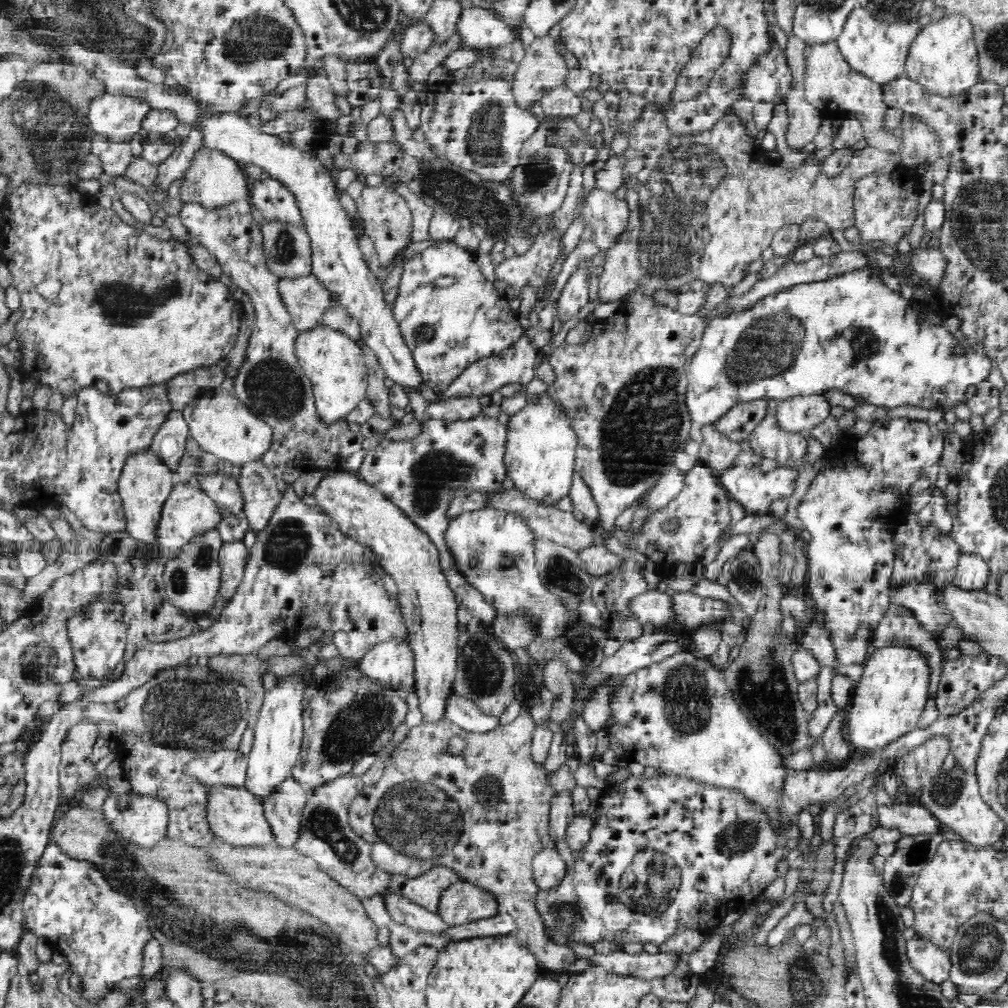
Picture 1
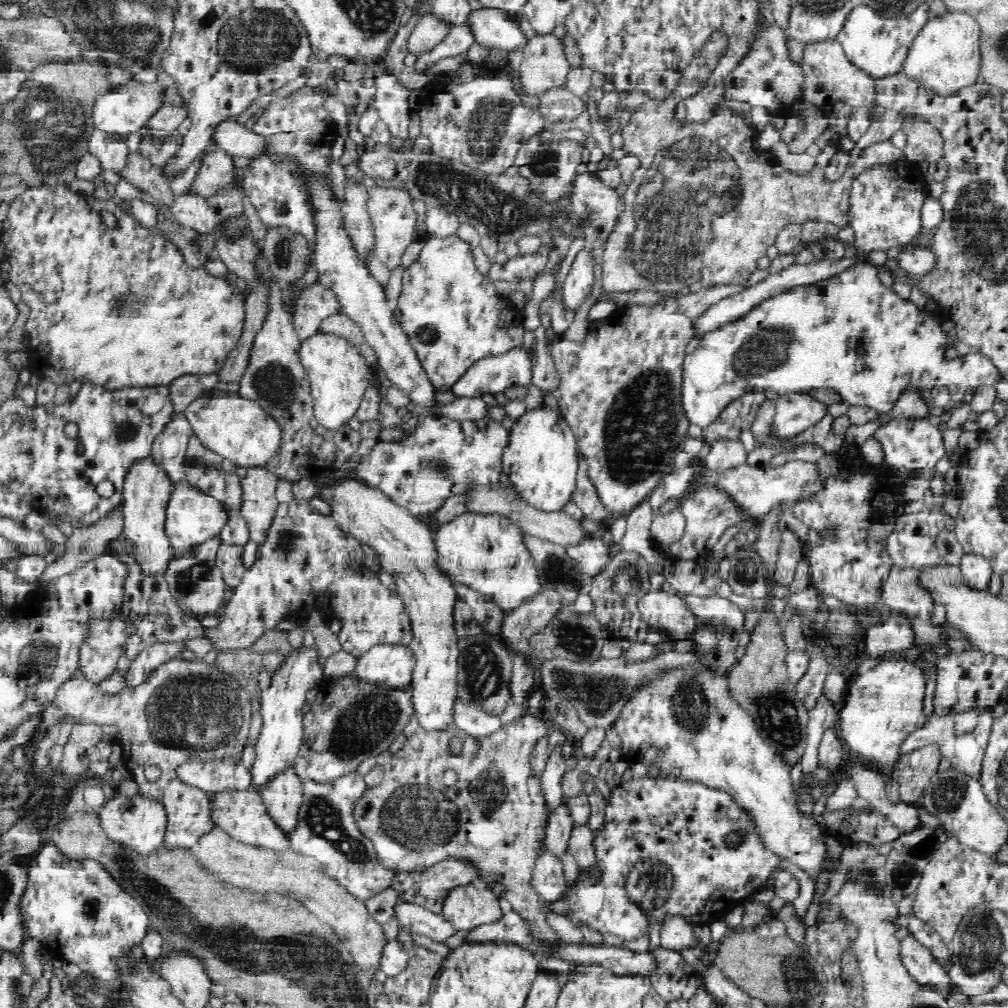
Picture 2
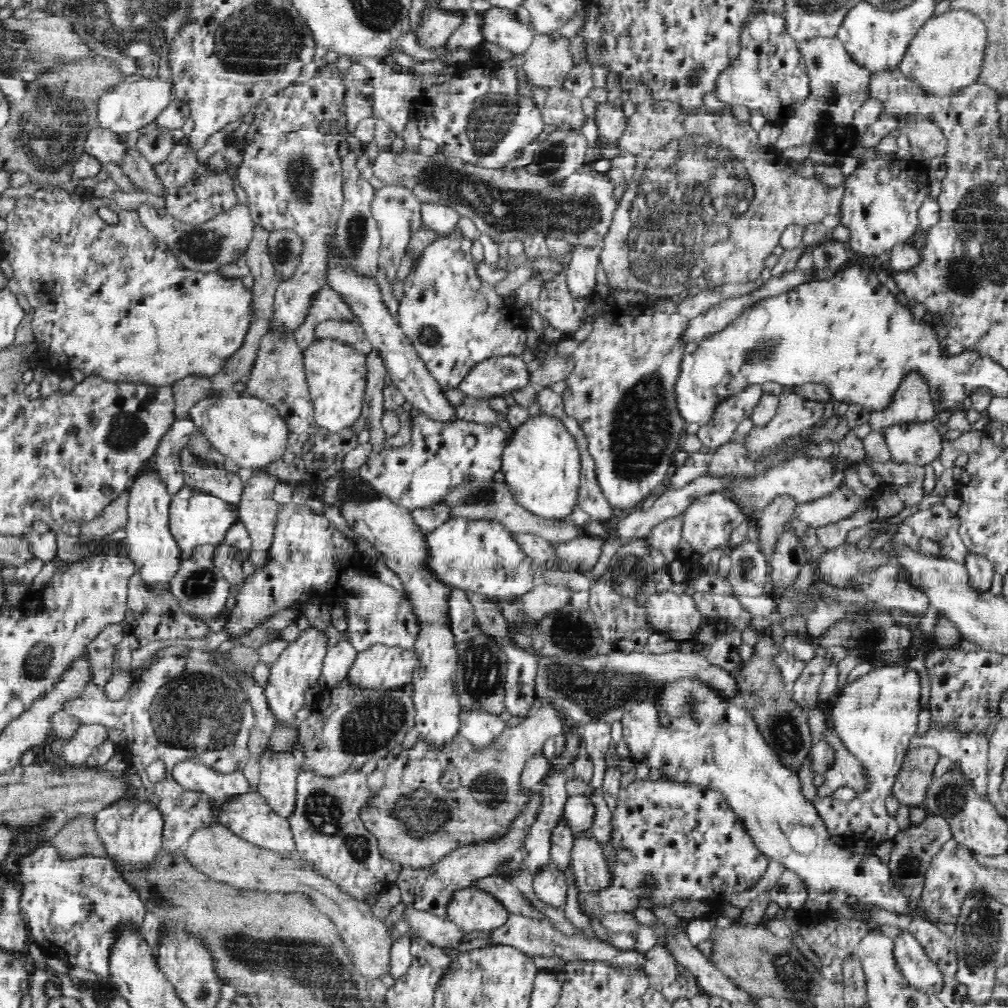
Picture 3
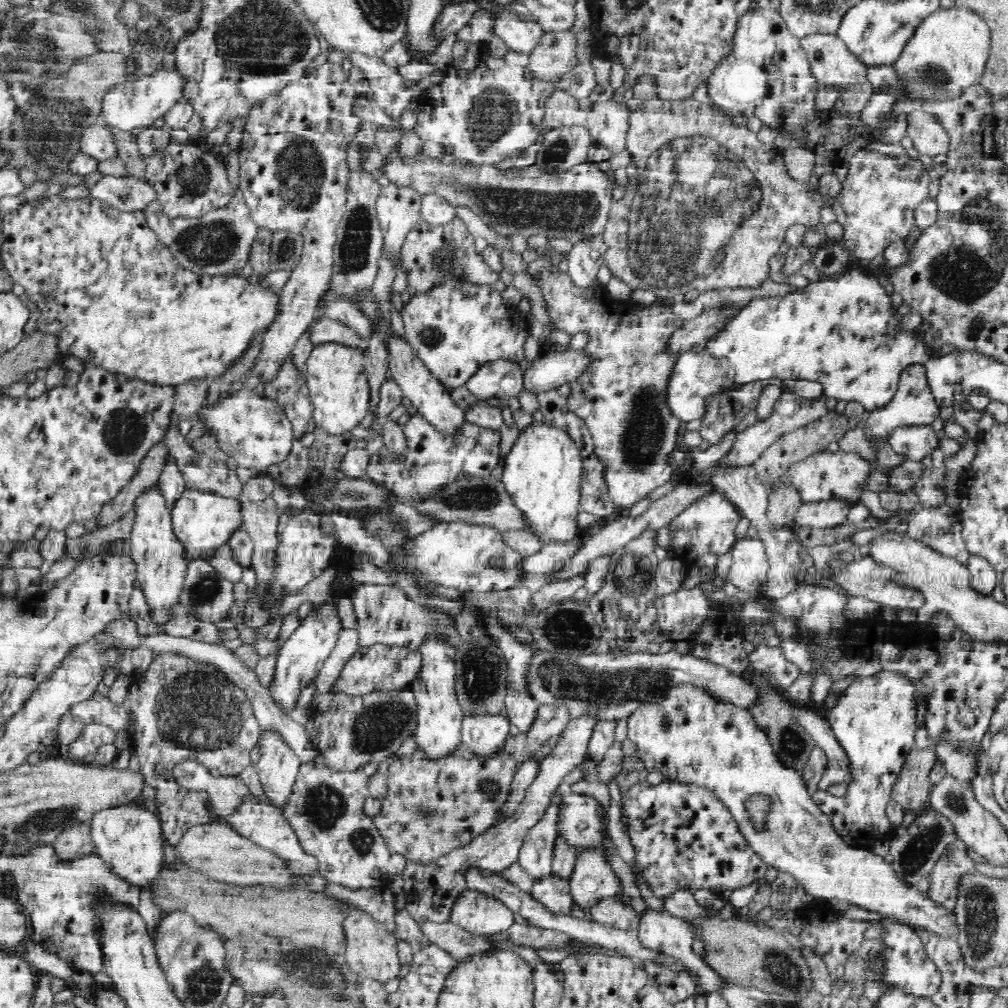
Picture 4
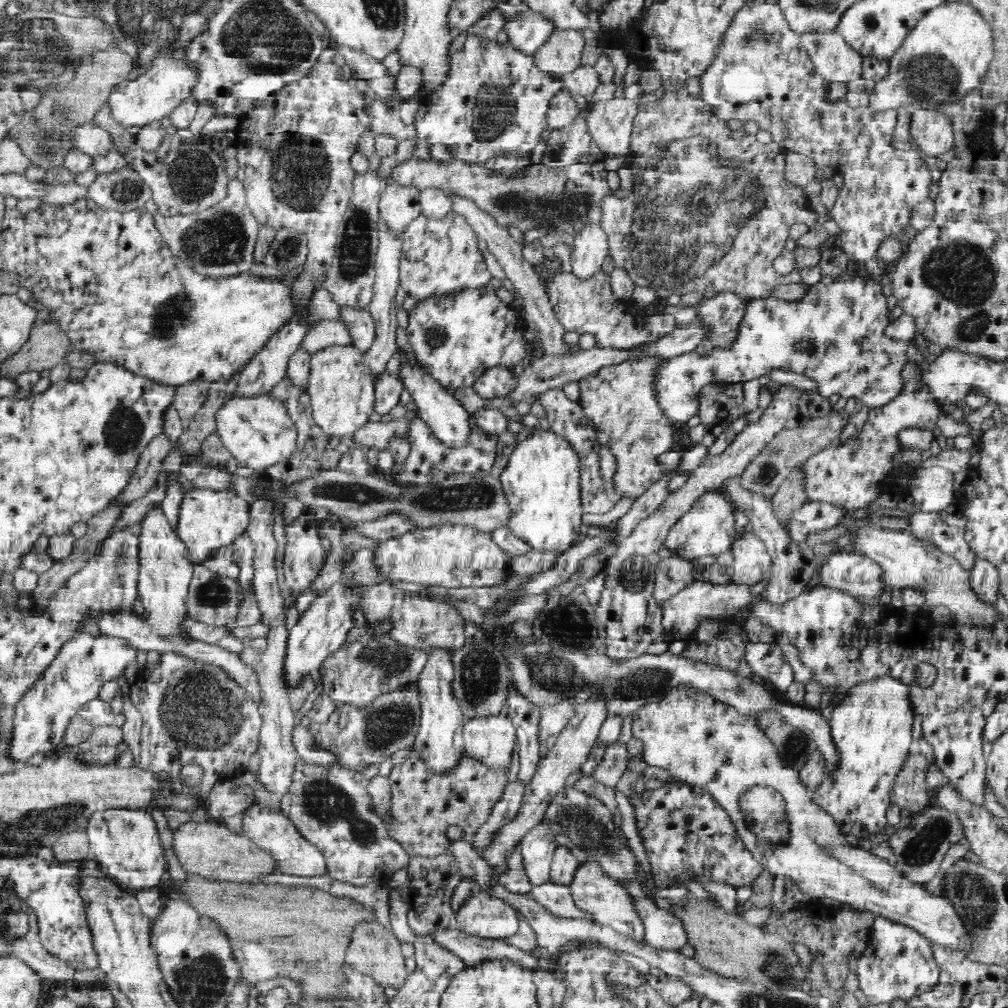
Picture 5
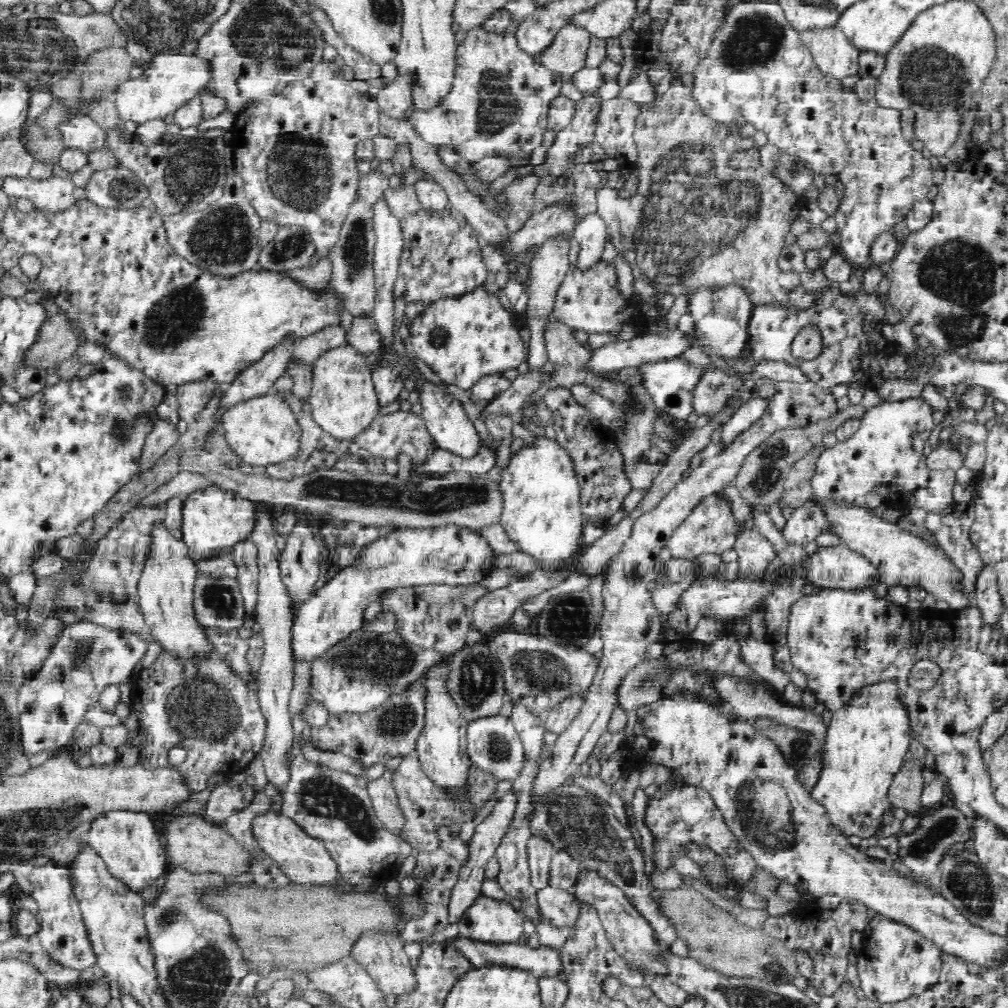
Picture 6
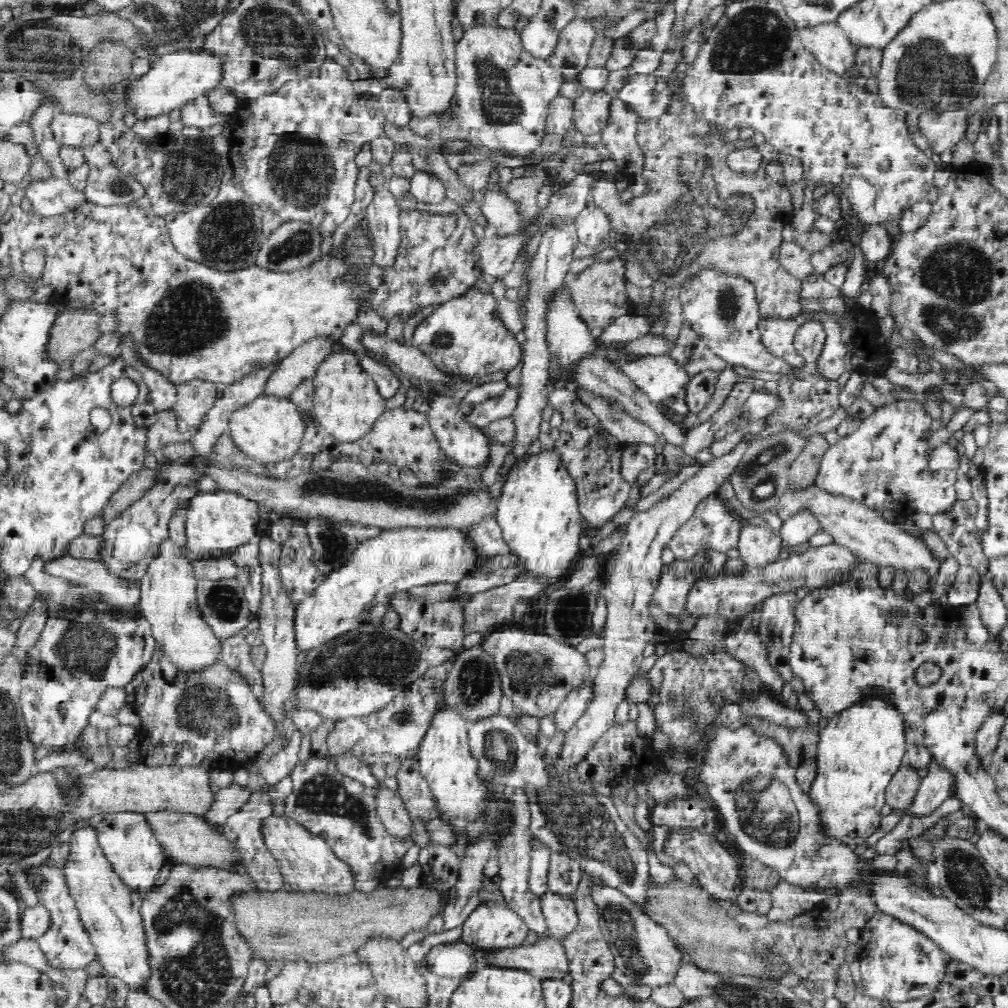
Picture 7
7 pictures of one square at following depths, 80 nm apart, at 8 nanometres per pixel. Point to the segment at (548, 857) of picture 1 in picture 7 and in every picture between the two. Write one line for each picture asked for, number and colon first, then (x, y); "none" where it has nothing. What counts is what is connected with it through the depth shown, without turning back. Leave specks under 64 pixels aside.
2: (547, 879)
3: (550, 886)
4: (554, 893)
5: (558, 900)
6: (559, 907)
7: (561, 917)

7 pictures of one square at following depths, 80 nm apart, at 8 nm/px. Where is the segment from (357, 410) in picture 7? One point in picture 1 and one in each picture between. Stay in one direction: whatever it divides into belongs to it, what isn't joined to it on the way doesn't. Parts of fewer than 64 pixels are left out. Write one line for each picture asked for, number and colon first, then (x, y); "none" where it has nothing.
1: (335, 365)
2: (338, 375)
3: (336, 373)
4: (339, 391)
5: (342, 389)
6: (344, 402)

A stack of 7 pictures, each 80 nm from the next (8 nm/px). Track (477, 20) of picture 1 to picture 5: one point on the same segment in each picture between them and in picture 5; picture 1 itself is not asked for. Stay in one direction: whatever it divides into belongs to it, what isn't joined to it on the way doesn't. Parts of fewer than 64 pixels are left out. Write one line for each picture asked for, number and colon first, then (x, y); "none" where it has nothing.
2: (493, 27)
3: (501, 26)
4: (520, 35)
5: (529, 32)

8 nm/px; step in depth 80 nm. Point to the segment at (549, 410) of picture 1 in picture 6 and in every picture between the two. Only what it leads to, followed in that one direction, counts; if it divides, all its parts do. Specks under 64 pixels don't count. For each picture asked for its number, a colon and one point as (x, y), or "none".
2: (541, 459)
3: (541, 463)
4: (542, 473)
5: (541, 484)
6: (541, 514)

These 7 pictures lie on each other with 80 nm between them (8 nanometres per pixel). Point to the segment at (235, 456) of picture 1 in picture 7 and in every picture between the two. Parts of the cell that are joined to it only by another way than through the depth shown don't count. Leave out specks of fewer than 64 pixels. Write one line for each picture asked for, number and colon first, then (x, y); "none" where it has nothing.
2: (239, 429)
3: (249, 430)
4: (254, 429)
5: (258, 431)
6: (264, 431)
7: (269, 429)

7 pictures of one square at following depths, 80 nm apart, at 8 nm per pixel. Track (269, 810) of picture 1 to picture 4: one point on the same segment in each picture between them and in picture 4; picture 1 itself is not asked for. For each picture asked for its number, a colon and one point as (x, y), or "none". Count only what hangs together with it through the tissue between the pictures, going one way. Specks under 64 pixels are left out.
2: (282, 794)
3: (279, 769)
4: (278, 765)

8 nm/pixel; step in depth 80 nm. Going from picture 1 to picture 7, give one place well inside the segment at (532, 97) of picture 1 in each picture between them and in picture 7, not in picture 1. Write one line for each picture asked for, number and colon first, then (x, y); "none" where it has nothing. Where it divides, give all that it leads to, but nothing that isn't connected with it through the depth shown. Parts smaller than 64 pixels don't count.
2: (544, 65)
3: (549, 58)
4: (556, 54)
5: (562, 54)
6: (567, 55)
7: (570, 56)

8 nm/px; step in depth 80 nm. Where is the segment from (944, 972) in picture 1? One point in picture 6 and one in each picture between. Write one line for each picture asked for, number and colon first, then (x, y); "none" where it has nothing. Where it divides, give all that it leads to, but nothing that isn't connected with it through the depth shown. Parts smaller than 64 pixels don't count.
2: (922, 968)
3: (919, 972)
4: (905, 965)
5: (898, 963)
6: (895, 962)

